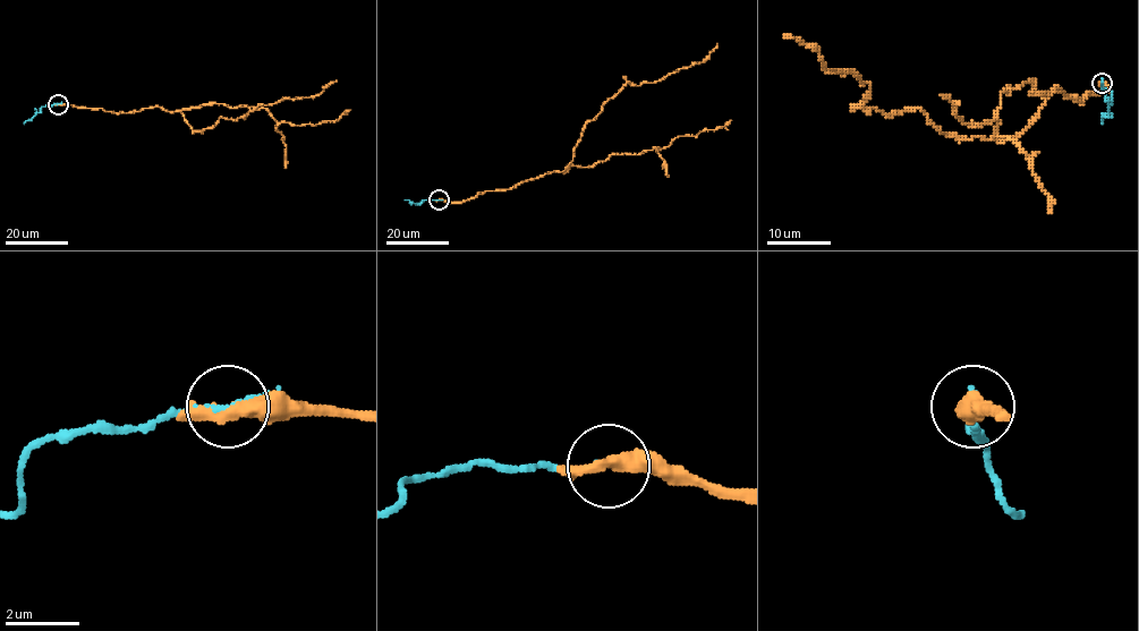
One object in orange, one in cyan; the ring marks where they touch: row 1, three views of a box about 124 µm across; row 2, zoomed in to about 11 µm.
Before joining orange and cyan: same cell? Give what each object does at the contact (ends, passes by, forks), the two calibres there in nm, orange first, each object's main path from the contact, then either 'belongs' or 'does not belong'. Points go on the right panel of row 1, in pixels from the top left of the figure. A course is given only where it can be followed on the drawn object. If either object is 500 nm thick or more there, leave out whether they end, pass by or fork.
orange passes by | cyan passes by | 400/80 nm | orange via (1102, 83), (1080, 100), (1054, 90), (1016, 135), (952, 137), (920, 108), (867, 108), (867, 83), (784, 36) | cyan via (1102, 83), (1111, 102), (1102, 122) | does not belong

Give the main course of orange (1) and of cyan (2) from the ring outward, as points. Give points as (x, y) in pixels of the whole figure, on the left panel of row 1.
1: (58, 104), (129, 112), (162, 107), (179, 111), (193, 133), (260, 104), (313, 97), (337, 80)
2: (58, 104), (42, 107), (24, 124)

